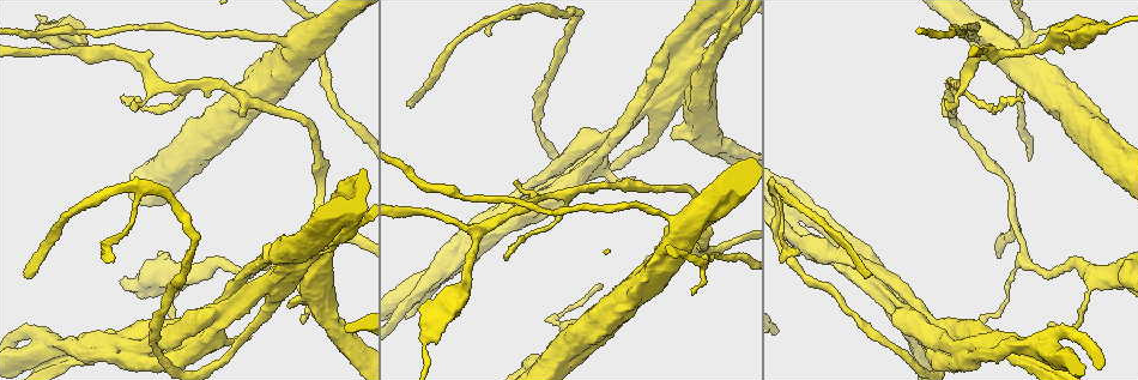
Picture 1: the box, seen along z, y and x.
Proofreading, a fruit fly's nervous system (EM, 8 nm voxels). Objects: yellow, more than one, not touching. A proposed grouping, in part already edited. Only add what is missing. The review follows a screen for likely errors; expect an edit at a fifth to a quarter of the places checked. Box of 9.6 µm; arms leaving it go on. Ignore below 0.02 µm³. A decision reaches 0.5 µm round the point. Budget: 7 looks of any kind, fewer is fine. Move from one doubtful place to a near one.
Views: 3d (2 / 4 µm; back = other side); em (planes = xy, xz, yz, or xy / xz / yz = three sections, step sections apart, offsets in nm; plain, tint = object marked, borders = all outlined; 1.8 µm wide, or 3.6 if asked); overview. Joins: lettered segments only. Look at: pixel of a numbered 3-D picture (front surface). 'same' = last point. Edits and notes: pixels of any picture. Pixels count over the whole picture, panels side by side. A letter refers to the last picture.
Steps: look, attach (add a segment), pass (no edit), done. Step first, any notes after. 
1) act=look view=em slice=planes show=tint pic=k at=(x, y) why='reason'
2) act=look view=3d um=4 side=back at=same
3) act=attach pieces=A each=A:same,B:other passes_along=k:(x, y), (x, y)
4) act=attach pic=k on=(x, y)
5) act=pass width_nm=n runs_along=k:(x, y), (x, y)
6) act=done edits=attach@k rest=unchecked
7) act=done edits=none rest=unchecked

act=look view=3d um=4 side=back pic=1 at=(408, 106) why='branch stops here'

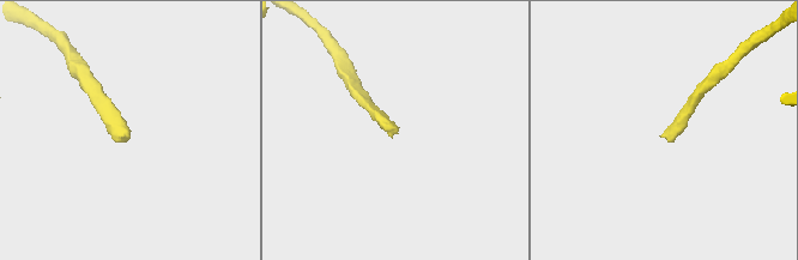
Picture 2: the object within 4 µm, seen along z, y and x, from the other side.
act=look view=em slice=planes show=borders pic=2 at=(667, 136)

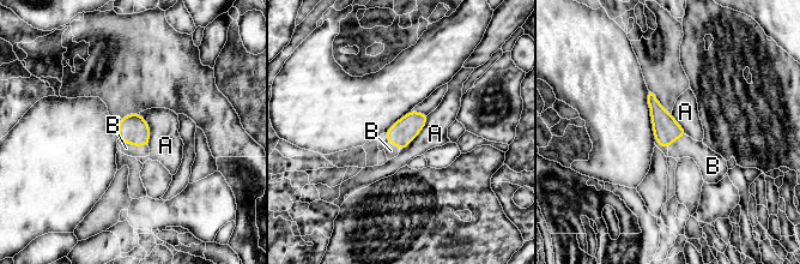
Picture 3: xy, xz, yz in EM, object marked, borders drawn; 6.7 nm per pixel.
act=attach pieces=B longest_contact=A:340nm each=A:other,B:same passes_along=3:(133, 128), (134, 145), (126, 148) found='the cell continues'

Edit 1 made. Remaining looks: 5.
act=look view=overview why='redraw'

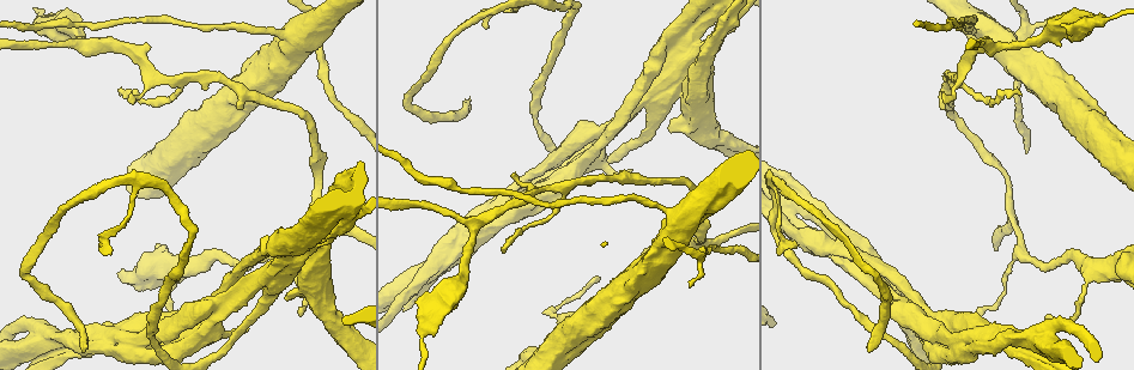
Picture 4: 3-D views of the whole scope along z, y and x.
act=look view=em um=3.6 slice=planes show=tint pic=4 at=(305, 268) why='abrupt turn'

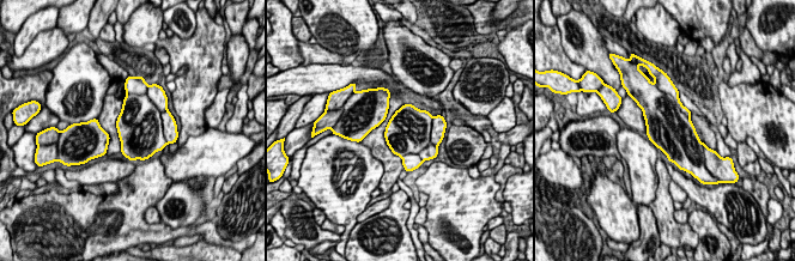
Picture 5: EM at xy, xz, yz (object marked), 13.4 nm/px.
act=look view=em um=3.6 slice=planes show=borders at=same

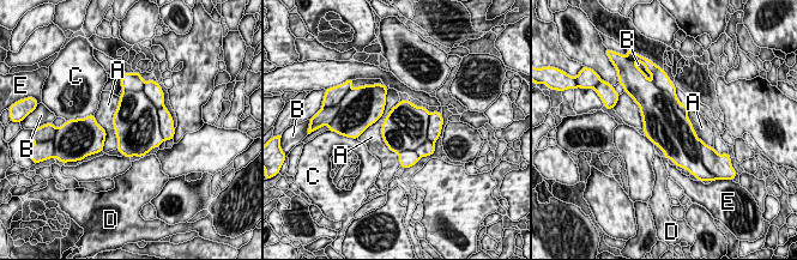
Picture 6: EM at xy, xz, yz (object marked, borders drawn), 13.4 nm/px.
act=pass each=A:other,B:other,C:other,D:other,E:other border=6:(399, 102), (381, 138), (400, 164) found='none of them fits'

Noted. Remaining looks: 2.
act=look view=em slice=xz step=16 show=tint pic=4 at=(689, 288) why='an open end'

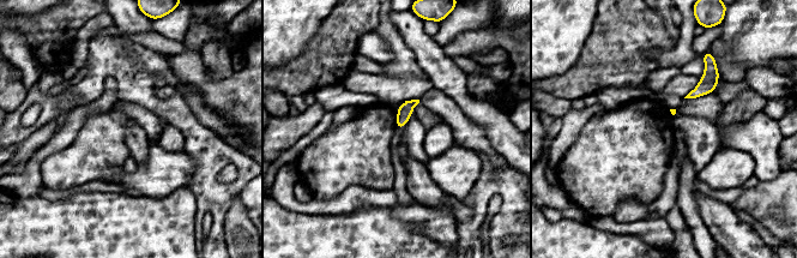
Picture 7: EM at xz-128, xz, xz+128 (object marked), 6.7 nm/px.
act=look view=em slice=planes show=borders at=same

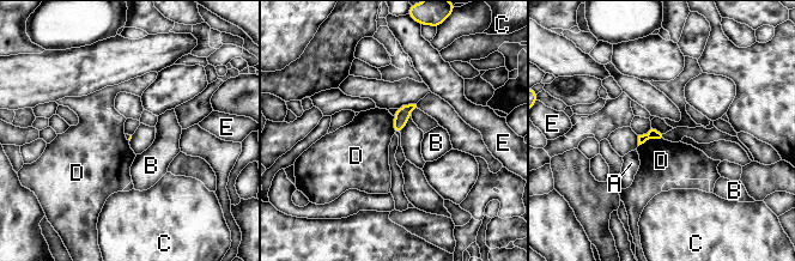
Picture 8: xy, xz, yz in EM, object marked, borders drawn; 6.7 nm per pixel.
act=pass each=A:other,B:other,C:other,D:other,E:other border=8:(661, 137), (647, 139), (638, 146) found='none of them fits'

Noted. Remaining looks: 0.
act=done edits=attach@3 rest=unchecked

